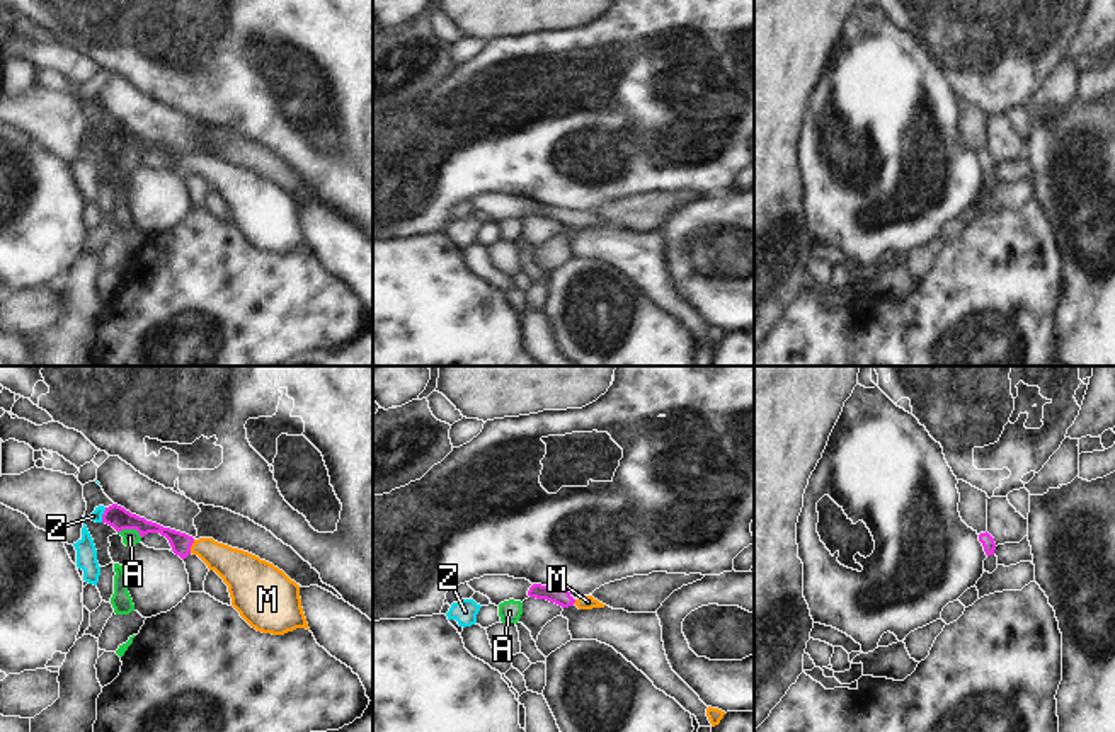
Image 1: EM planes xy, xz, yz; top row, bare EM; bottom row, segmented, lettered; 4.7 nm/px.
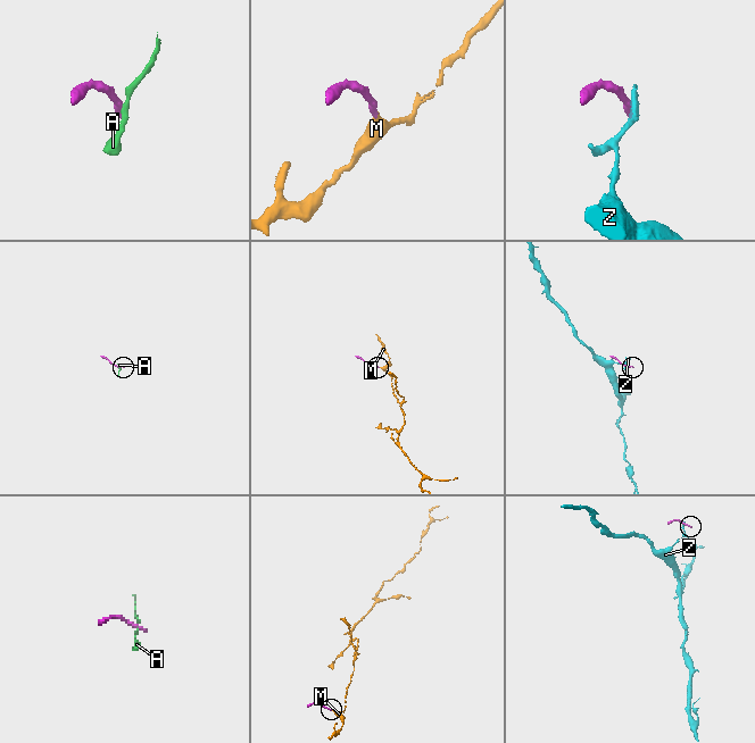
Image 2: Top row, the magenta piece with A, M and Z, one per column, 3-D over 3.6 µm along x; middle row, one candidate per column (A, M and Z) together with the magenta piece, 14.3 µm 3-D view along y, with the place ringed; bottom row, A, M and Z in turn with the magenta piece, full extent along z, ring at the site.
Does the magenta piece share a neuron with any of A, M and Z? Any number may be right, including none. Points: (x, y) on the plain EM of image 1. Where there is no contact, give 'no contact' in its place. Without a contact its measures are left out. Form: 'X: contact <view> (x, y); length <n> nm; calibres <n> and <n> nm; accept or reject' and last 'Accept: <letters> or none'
A: contact xy (130, 147); length 120 nm; calibres 110 and 80 nm; reject
M: contact xy (191, 164); length 70 nm; calibres 100 and 170 nm; accept
Z: contact xy (102, 133); length 80 nm; calibres 110 and 50 nm; reject
Accept: M

